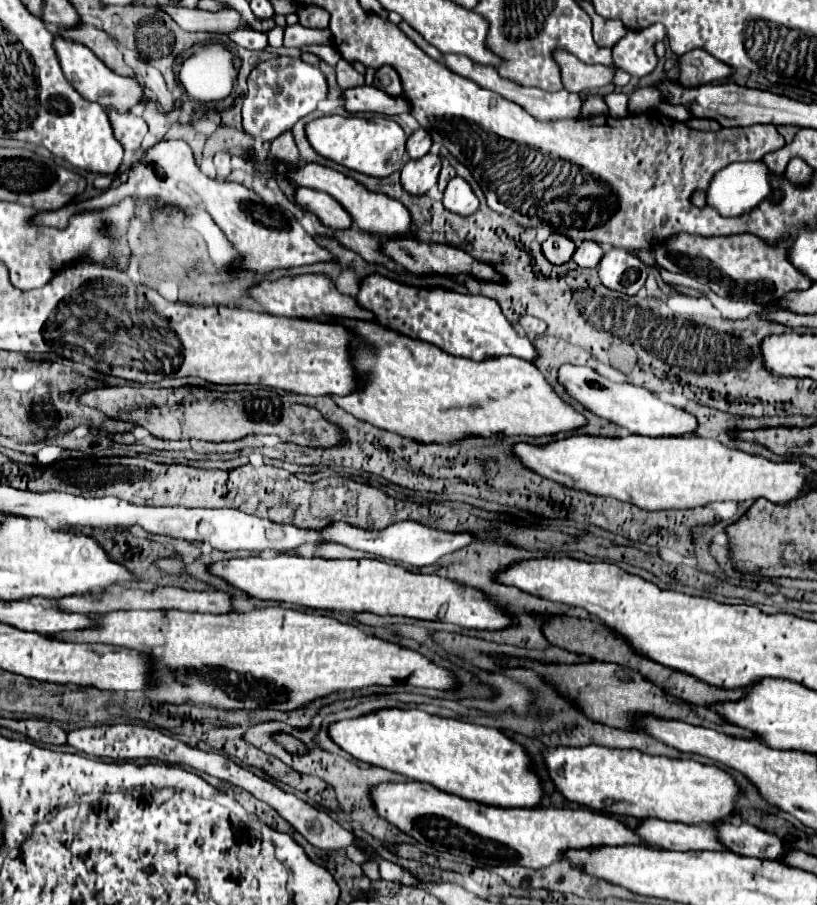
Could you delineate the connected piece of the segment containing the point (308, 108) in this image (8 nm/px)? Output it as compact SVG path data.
M280 56L280 58L272 58L272 60L266 60L266 62L260 62L248 76L248 94L246 94L244 104L242 104L242 130L246 134L250 134L254 140L260 138L262 142L270 142L270 140L278 138L280 134L292 130L292 126L300 118L304 118L310 112L314 112L318 102L326 98L326 92L328 92L328 84L326 84L326 78L320 72L320 68L310 66L310 64L302 62L300 58Z

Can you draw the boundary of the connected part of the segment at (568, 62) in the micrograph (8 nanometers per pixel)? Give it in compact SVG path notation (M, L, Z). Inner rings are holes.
M556 50L554 60L562 72L562 84L568 92L588 92L592 88L602 88L612 84L612 68L602 64L584 64L566 50Z

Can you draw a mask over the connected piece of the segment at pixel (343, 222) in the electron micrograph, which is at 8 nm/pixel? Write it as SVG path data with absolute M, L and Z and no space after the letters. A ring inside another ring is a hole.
M296 188L296 202L302 208L316 212L316 216L322 220L322 224L326 224L330 228L344 230L344 228L352 226L350 214L330 194L324 194L324 192L312 190L312 188Z

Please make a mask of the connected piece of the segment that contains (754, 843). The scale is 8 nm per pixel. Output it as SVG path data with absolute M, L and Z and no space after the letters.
M722 822L716 824L718 836L726 848L742 856L754 856L760 860L782 860L786 856L784 844L778 836L764 832L750 824L732 824Z

